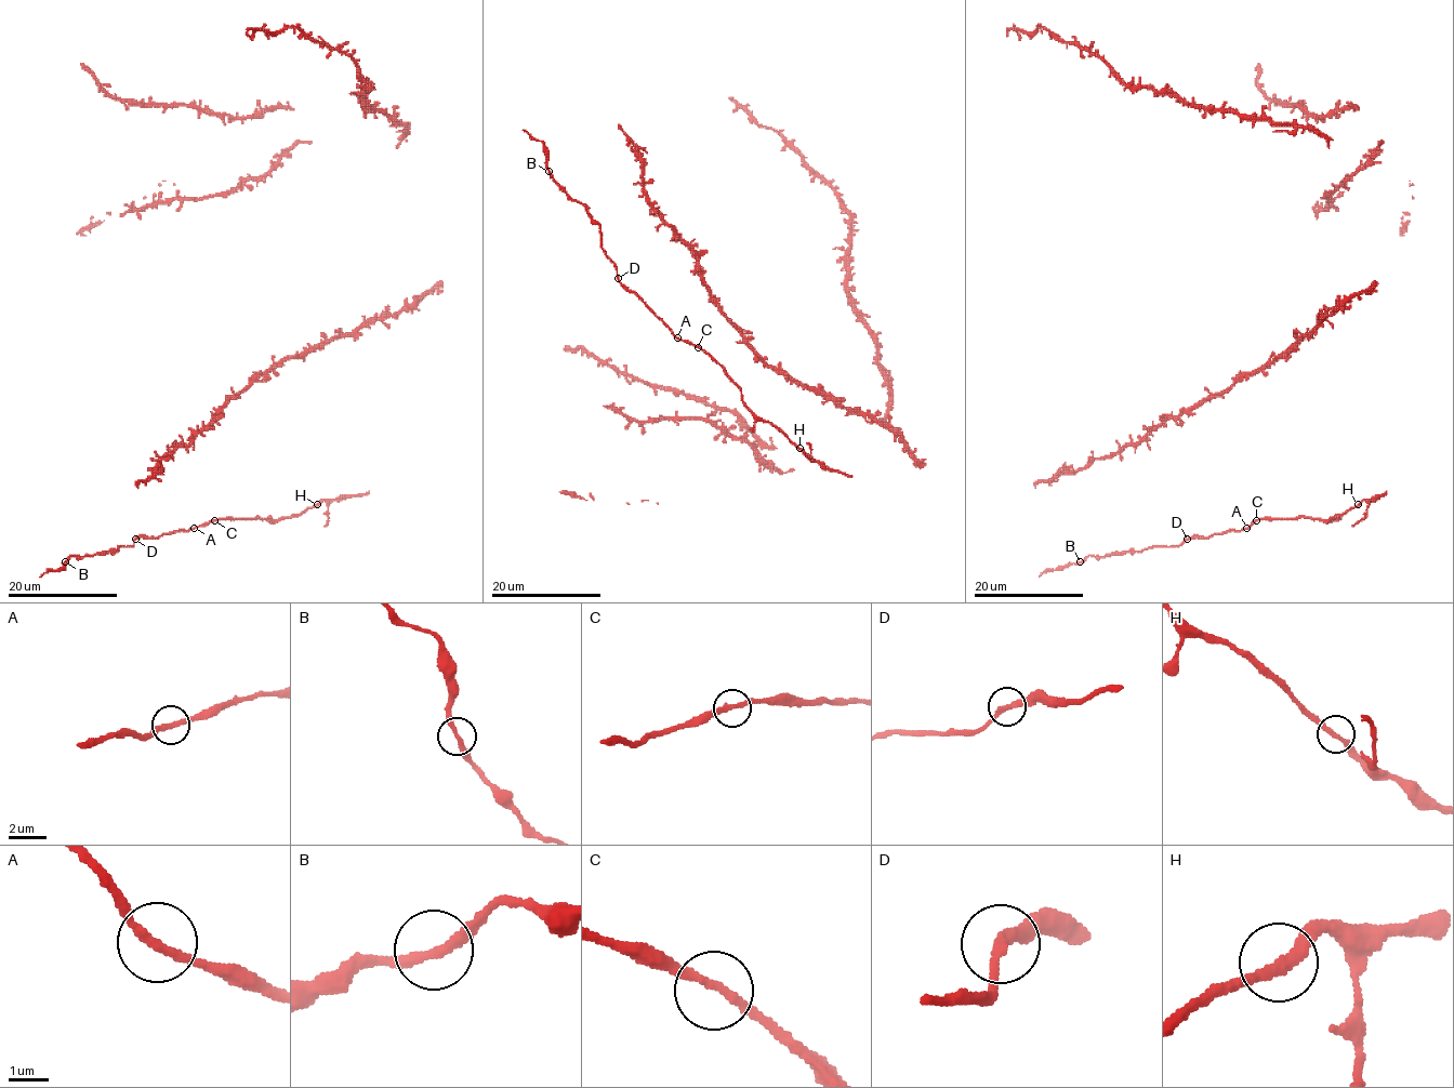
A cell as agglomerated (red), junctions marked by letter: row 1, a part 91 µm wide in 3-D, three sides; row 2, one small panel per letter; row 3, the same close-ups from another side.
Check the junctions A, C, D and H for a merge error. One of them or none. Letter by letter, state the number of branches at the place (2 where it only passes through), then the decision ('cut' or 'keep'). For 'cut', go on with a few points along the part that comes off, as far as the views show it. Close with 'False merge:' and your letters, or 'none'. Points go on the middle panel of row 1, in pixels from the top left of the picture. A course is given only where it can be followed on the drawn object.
A: 2 branches meet; keep
C: 2 branches meet; keep
D: 2 branches meet; keep
H: 2 branches meet; keep
False merge: none

